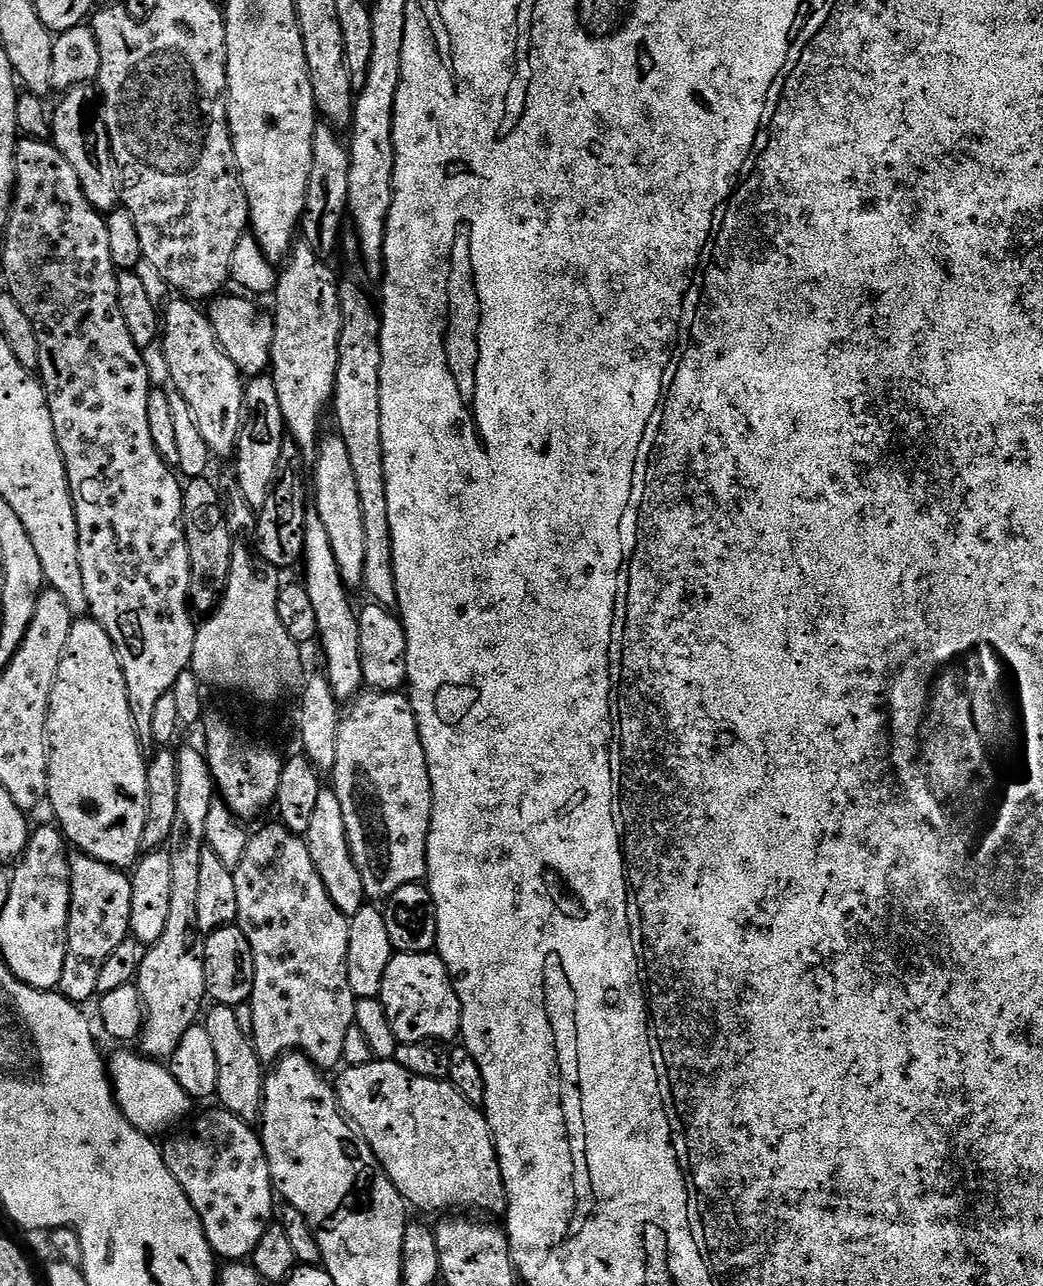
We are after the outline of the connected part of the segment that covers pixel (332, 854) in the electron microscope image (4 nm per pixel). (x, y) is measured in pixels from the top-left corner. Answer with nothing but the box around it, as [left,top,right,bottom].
[306,790,366,918]

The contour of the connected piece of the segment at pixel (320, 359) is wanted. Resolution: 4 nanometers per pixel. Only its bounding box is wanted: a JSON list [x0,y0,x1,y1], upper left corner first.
[270,243,344,458]

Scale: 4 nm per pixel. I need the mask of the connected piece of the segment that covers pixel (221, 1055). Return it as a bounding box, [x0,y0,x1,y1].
[202,1004,266,1125]

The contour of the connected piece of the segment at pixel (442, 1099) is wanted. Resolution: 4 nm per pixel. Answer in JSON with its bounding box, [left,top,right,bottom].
[334,1058,508,1213]

